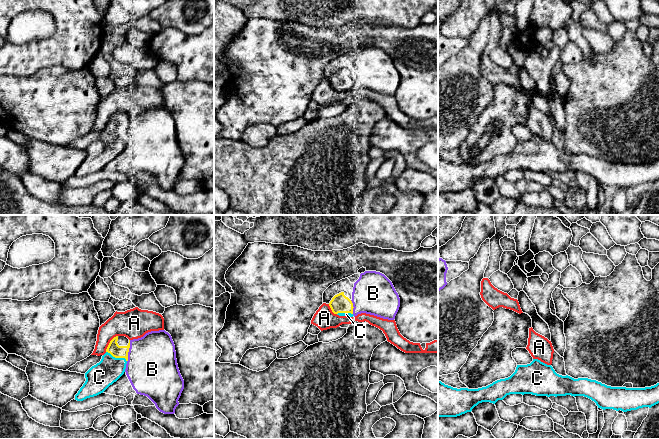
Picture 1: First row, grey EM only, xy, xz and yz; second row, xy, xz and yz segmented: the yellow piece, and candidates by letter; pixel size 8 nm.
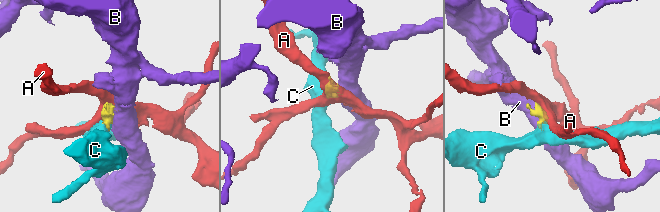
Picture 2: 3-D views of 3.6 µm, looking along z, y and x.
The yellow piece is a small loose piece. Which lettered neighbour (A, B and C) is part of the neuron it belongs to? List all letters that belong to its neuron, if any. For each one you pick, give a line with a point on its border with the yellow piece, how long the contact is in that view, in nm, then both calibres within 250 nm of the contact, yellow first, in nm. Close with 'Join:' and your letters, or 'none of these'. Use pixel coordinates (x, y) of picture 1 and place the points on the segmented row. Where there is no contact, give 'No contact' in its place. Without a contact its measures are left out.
C: Touches yellow at xy (117, 357). Shared border 190 nm. Thickness 100 nm (yellow) against 220 nm
Join: C

